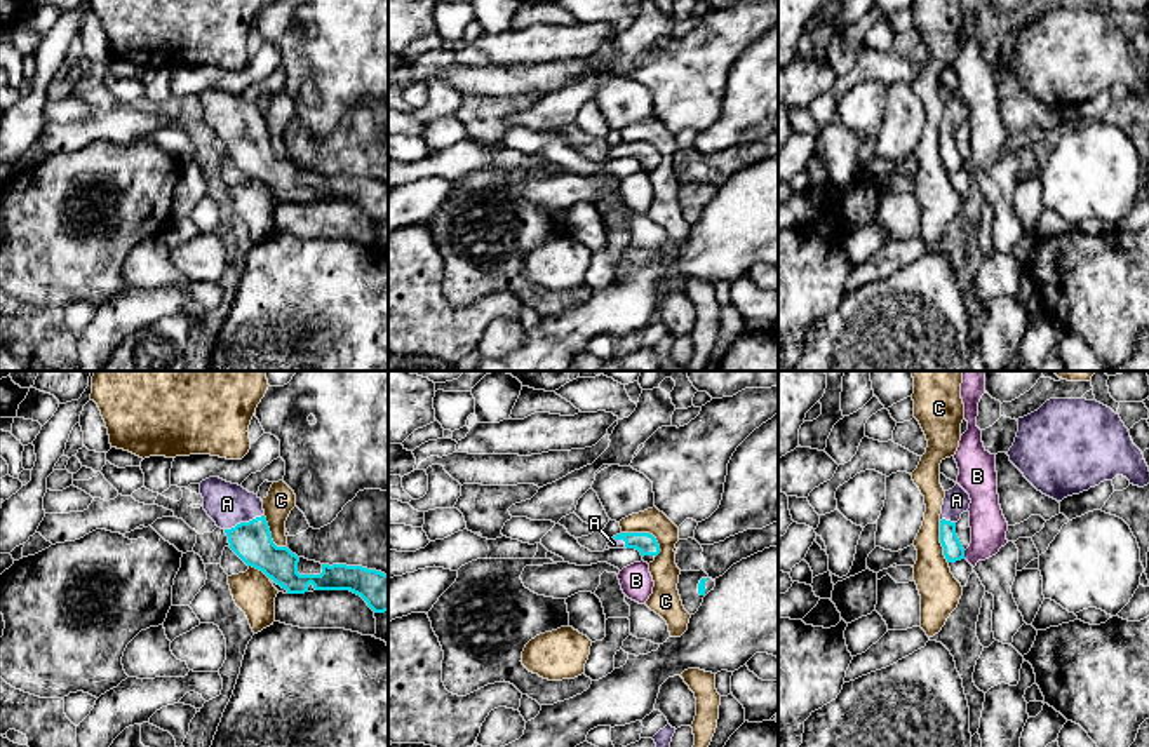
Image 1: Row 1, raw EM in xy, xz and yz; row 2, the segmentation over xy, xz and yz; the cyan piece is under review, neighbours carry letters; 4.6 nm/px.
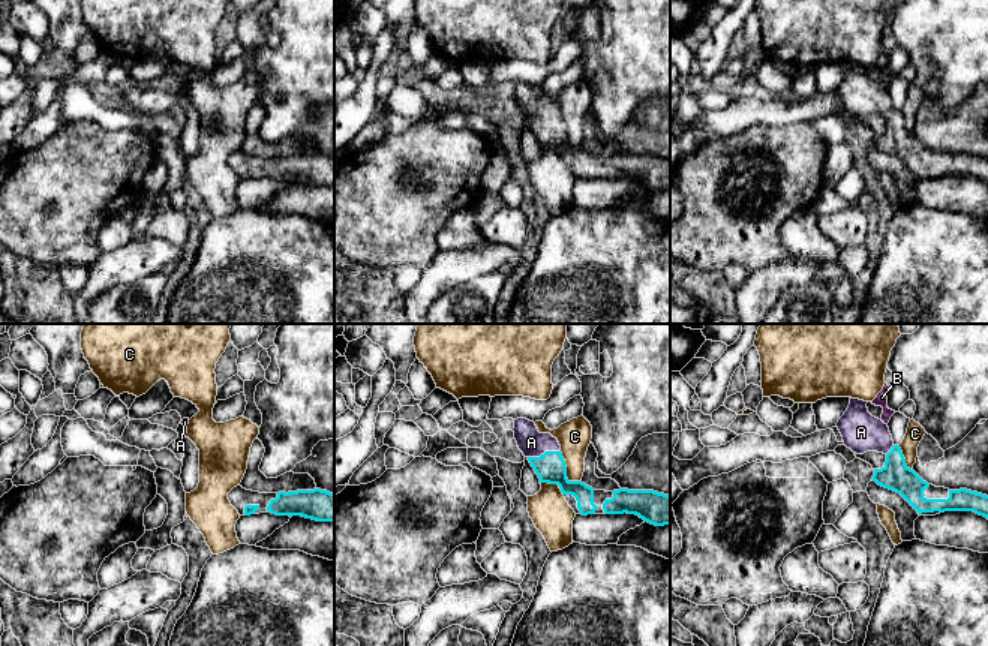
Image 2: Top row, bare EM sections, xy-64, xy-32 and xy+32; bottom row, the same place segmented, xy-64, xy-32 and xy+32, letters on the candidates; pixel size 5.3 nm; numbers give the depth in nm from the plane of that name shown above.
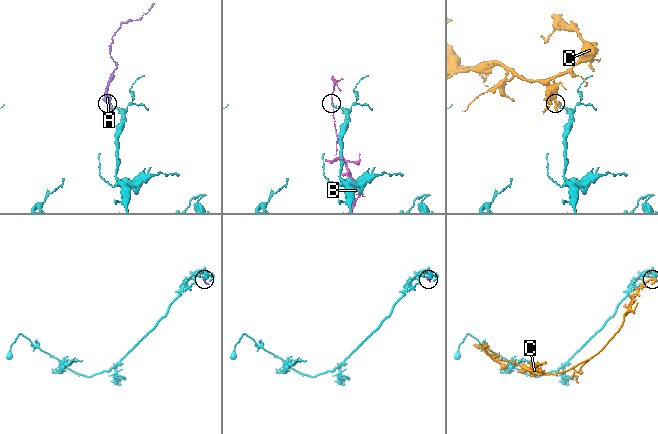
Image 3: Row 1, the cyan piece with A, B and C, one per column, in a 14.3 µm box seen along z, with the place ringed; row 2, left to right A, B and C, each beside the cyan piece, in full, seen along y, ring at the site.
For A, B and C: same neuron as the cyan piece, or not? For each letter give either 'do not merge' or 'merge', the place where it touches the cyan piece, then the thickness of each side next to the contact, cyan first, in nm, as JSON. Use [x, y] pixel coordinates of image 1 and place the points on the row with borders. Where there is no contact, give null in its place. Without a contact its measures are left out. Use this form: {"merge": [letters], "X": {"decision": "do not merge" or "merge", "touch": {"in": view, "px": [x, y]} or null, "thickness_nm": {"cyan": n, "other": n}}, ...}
{"merge": ["A"], "A": {"decision": "merge", "touch": {"in": "xy", "px": [244, 523]}, "thickness_nm": {"cyan": 180, "other": 200}}, "B": {"decision": "do not merge", "touch": {"in": "yz", "px": [963, 554]}, "thickness_nm": {"cyan": 90, "other": 160}}, "C": {"decision": "do not merge", "touch": {"in": "xz", "px": [646, 533]}, "thickness_nm": {"cyan": 100, "other": 130}}}

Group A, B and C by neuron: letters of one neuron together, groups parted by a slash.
A / B / C

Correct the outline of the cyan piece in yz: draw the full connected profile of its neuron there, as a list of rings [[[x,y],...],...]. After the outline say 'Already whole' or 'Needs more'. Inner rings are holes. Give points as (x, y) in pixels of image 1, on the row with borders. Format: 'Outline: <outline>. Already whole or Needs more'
Outline: [[[958,482],[952,489],[945,491],[940,514],[940,543],[947,562],[964,559],[964,548],[956,535],[956,522],[970,508],[970,503],[970,495]]]. Needs more

